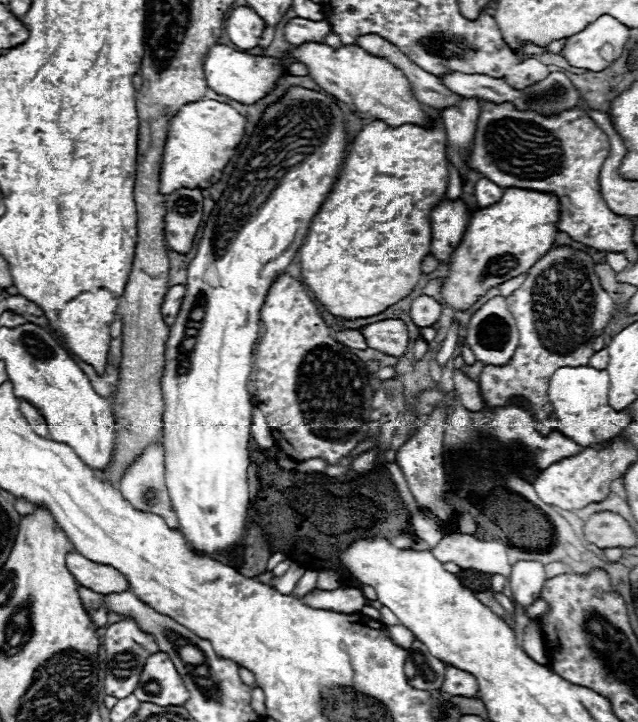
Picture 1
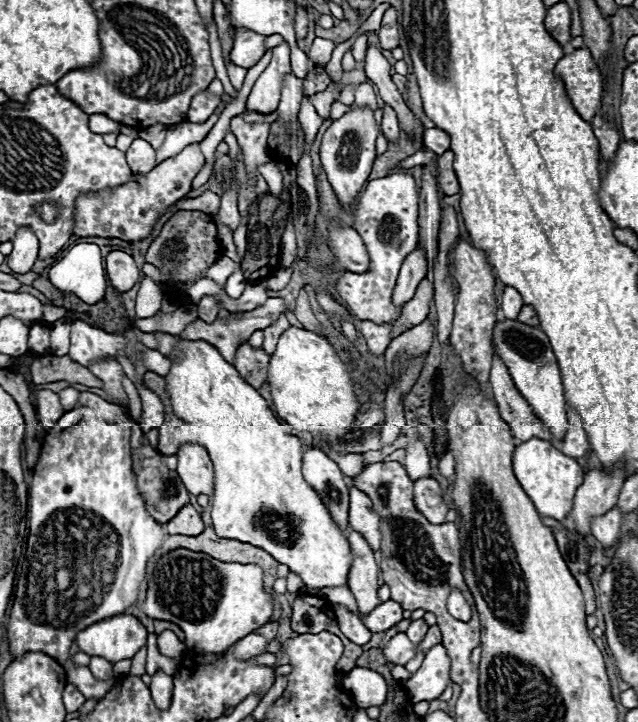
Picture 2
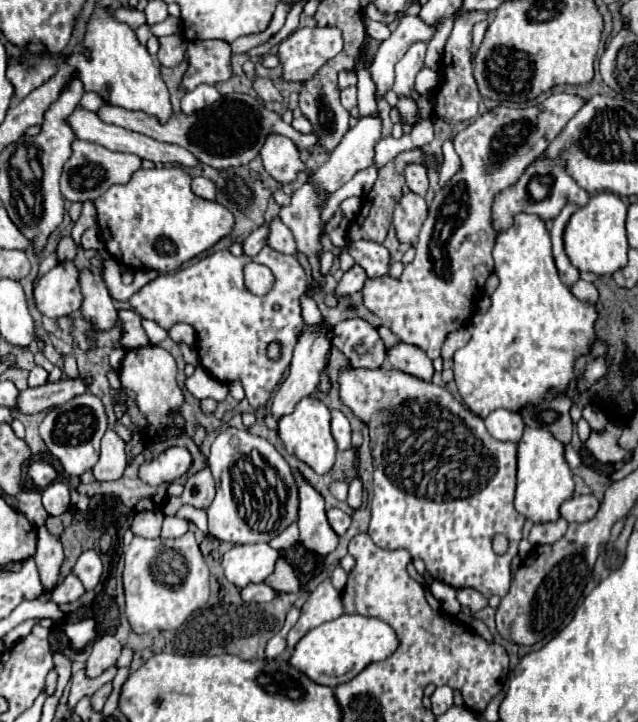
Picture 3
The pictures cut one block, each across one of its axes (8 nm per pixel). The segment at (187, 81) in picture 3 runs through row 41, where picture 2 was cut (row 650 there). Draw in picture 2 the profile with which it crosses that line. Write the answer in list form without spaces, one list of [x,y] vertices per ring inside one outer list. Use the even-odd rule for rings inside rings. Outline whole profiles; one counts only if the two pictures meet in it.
[[[178,548],[160,558],[152,572],[142,610],[156,620],[178,624],[186,634],[188,650],[224,652],[238,638],[262,628],[272,616],[270,594],[262,586],[258,564],[220,562],[204,552]],[[212,600],[212,602],[210,602]]]

